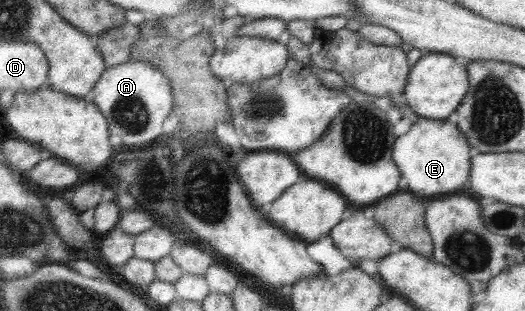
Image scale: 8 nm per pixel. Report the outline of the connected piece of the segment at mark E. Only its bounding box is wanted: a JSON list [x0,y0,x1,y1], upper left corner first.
[392,118,473,200]

